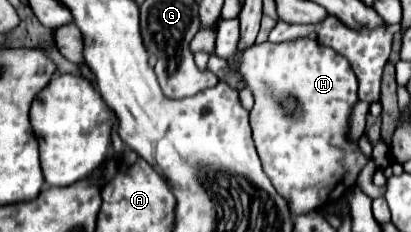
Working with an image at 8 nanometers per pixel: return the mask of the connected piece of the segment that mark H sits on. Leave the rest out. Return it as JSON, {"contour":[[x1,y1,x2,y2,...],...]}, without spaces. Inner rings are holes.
{"contour":[[220,19,216,31,216,55,226,61,236,59,240,69,238,73,242,75,242,81,254,95,250,125,264,173,270,177,274,189,288,199,292,213,302,215,318,207,324,207,332,199,332,193,342,183,342,179,344,193,352,189,356,185,358,173,368,163,368,157,360,151,358,143,350,139,350,113,358,103,358,83,348,59,310,37,284,43,254,43,240,53,238,19]]}

